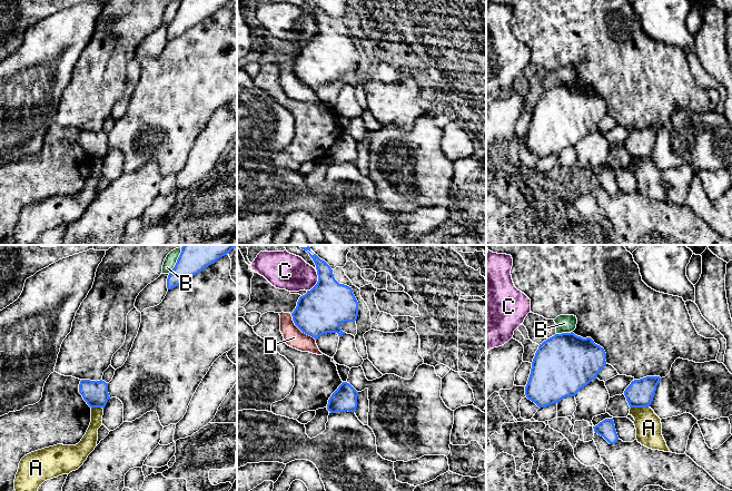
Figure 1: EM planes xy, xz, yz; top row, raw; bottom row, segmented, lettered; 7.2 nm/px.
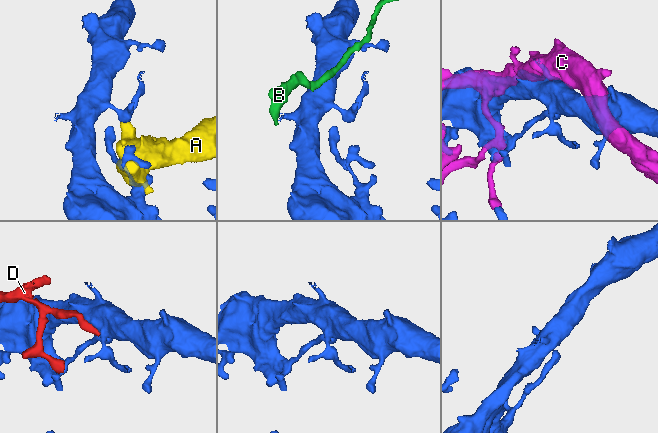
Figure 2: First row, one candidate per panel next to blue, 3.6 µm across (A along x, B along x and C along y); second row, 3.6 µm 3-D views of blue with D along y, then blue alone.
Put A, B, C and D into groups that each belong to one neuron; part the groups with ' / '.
A / B / C / D

